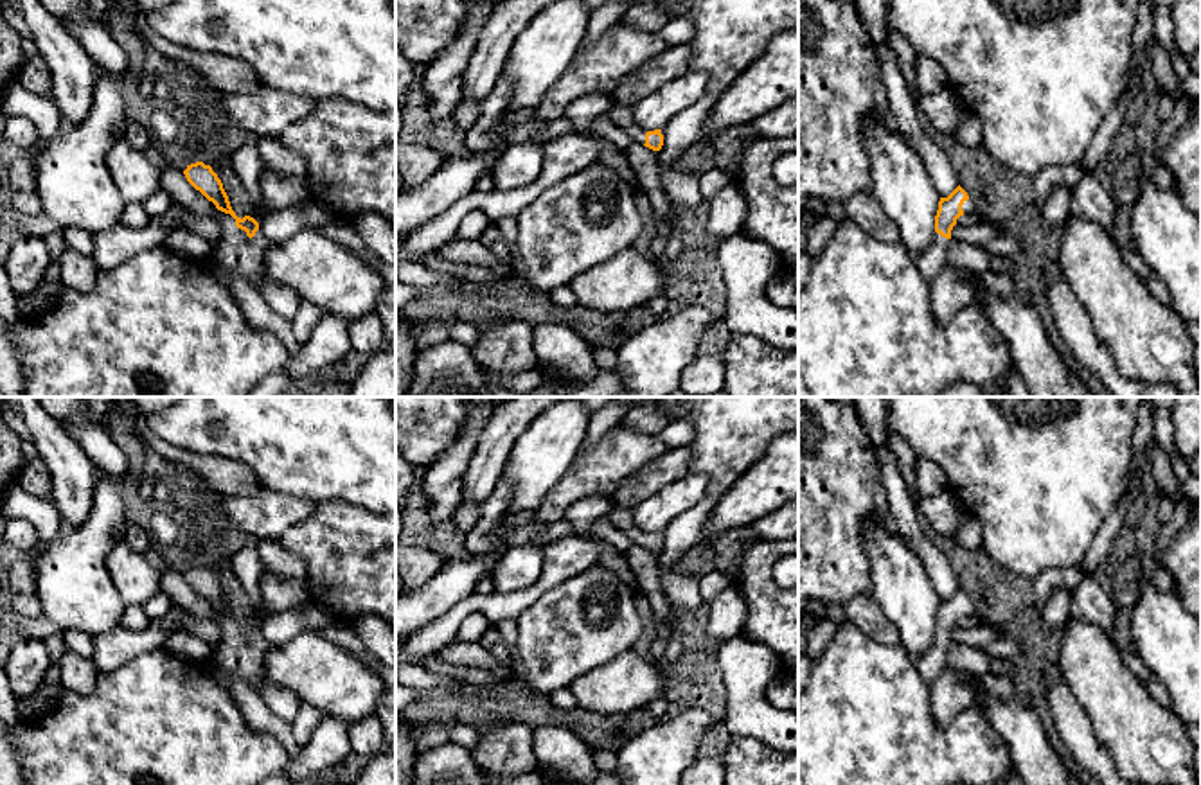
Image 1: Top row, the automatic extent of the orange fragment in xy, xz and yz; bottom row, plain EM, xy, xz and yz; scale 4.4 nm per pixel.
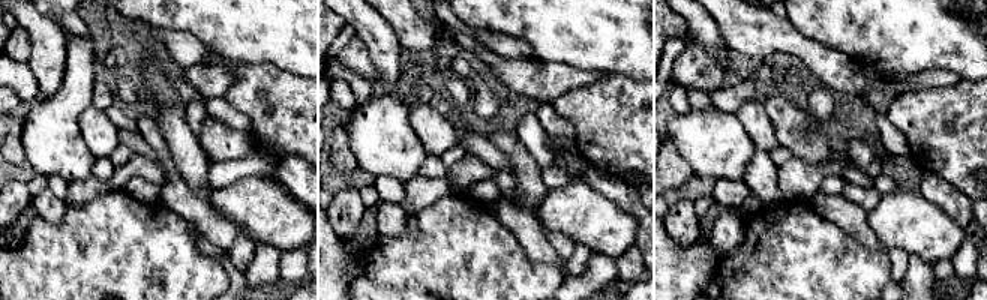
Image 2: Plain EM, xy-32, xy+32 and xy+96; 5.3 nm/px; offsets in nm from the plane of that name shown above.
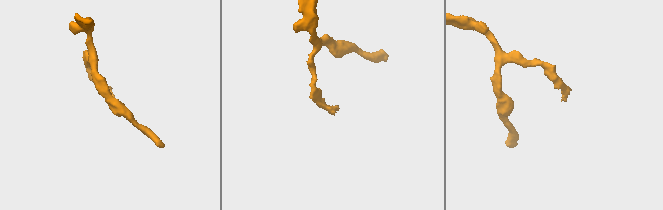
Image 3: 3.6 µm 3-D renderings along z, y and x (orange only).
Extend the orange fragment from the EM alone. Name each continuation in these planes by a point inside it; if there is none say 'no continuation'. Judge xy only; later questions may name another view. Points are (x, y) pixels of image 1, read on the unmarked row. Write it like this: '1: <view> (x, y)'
1: xy (234, 652)

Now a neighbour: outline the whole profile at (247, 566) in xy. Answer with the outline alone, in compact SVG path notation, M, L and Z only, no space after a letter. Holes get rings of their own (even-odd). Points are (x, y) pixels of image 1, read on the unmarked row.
M248 546L239 550L232 559L232 568L237 580L245 587L246 595L257 605L259 614L262 618L268 616L270 611L261 595L262 566L261 566L257 546Z

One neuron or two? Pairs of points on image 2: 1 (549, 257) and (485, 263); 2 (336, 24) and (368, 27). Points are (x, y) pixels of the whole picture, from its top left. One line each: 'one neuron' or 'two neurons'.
1: two neurons
2: two neurons

